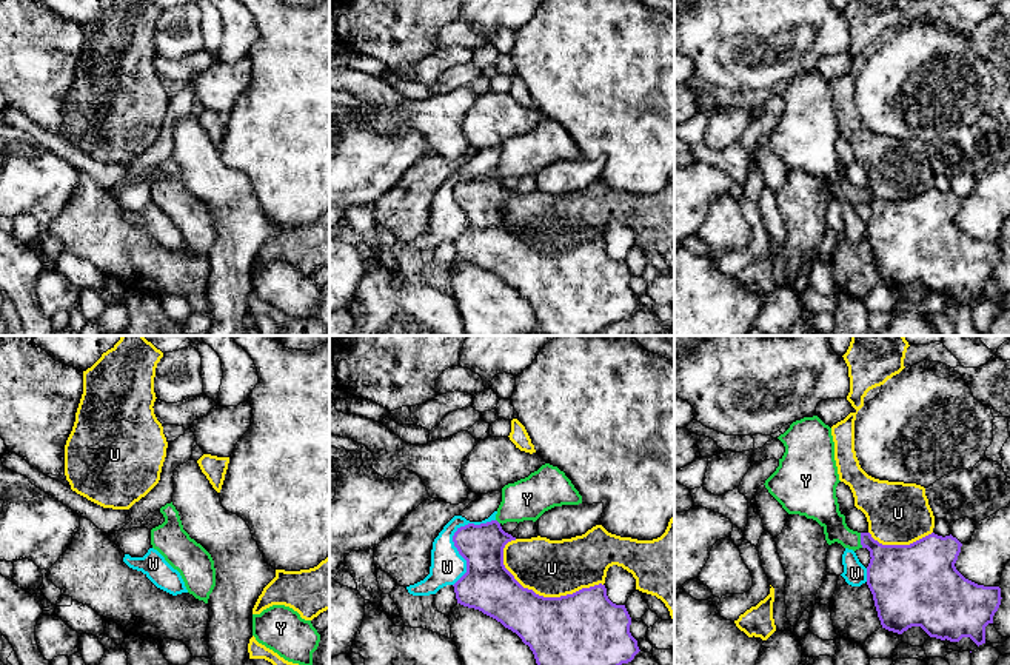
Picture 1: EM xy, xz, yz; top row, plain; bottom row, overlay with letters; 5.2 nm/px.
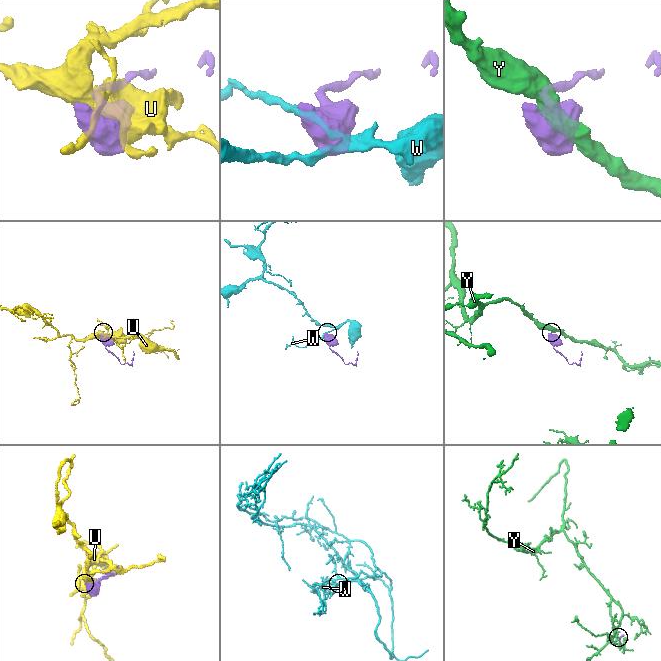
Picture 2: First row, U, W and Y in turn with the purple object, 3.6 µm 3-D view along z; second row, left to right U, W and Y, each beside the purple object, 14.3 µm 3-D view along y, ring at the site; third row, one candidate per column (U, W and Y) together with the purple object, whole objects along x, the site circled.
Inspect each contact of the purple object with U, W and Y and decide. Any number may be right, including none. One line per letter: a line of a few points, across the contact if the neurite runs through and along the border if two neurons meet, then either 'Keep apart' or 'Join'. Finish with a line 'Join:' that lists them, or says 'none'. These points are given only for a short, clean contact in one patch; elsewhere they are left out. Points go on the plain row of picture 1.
U: Keep apart
W: Keep apart
Y: Line: yz (896, 228), (861, 196), (850, 194), (824, 165). Join
Join: Y

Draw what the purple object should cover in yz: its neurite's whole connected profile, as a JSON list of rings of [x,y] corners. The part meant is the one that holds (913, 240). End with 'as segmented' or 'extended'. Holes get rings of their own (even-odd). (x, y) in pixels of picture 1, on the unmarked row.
[[[818,71],[804,72],[793,77],[778,94],[784,99],[785,108],[776,126],[765,135],[765,143],[788,169],[816,175],[824,183],[828,200],[838,197],[853,206],[870,206],[867,240],[882,283],[902,289],[911,282],[921,282],[930,292],[941,296],[959,297],[970,292],[978,302],[985,299],[985,282],[993,279],[1001,260],[1001,243],[978,240],[956,225],[962,202],[956,192],[931,188],[910,200],[882,200],[870,188],[850,185],[836,152],[841,135],[831,83]]]; extended

